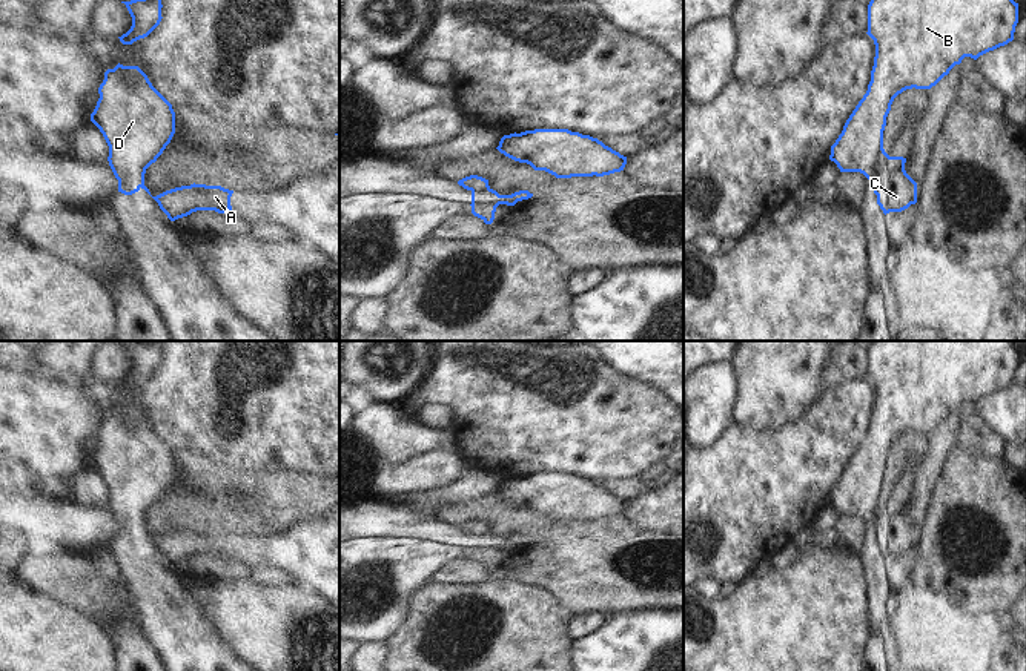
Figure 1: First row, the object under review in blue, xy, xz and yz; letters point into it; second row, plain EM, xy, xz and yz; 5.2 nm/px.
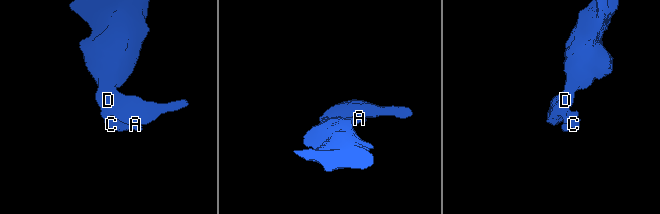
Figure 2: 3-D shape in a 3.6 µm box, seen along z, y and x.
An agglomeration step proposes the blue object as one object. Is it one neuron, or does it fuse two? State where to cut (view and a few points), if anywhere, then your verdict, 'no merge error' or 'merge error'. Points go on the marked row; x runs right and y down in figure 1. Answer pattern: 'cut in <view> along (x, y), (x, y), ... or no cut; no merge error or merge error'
cut in yz along (885, 152), (874, 163), (870, 181); merge error

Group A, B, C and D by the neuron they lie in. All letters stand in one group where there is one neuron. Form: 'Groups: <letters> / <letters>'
Groups: A C / B D.

